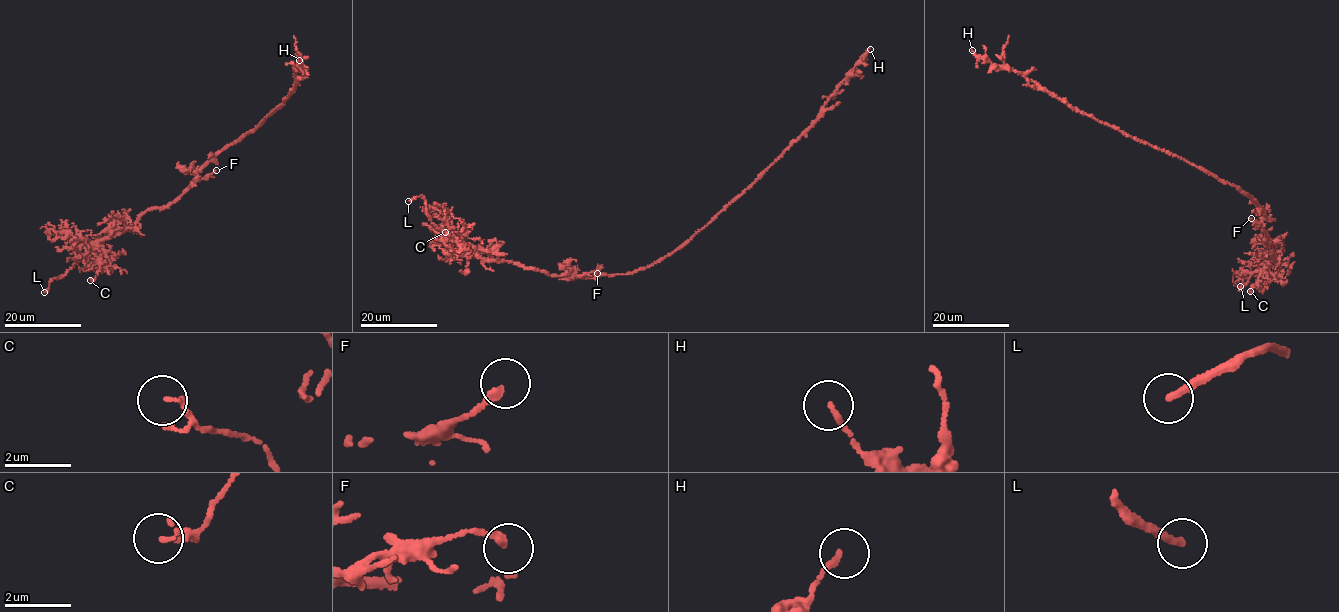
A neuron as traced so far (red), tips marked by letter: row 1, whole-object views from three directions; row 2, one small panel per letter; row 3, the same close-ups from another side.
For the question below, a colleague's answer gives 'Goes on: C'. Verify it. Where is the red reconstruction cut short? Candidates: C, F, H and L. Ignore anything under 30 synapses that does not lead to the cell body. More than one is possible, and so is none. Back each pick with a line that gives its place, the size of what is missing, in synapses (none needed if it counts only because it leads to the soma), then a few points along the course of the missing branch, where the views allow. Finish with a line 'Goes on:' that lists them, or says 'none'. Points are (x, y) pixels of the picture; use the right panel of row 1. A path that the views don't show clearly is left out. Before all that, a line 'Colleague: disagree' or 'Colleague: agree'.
Colleague: disagree
L: place (1240, 286); course (1240, 286), (1265, 277), (1280, 260), (1296, 250), (1296, 244), (1306, 237), (1311, 240)
Goes on: L

